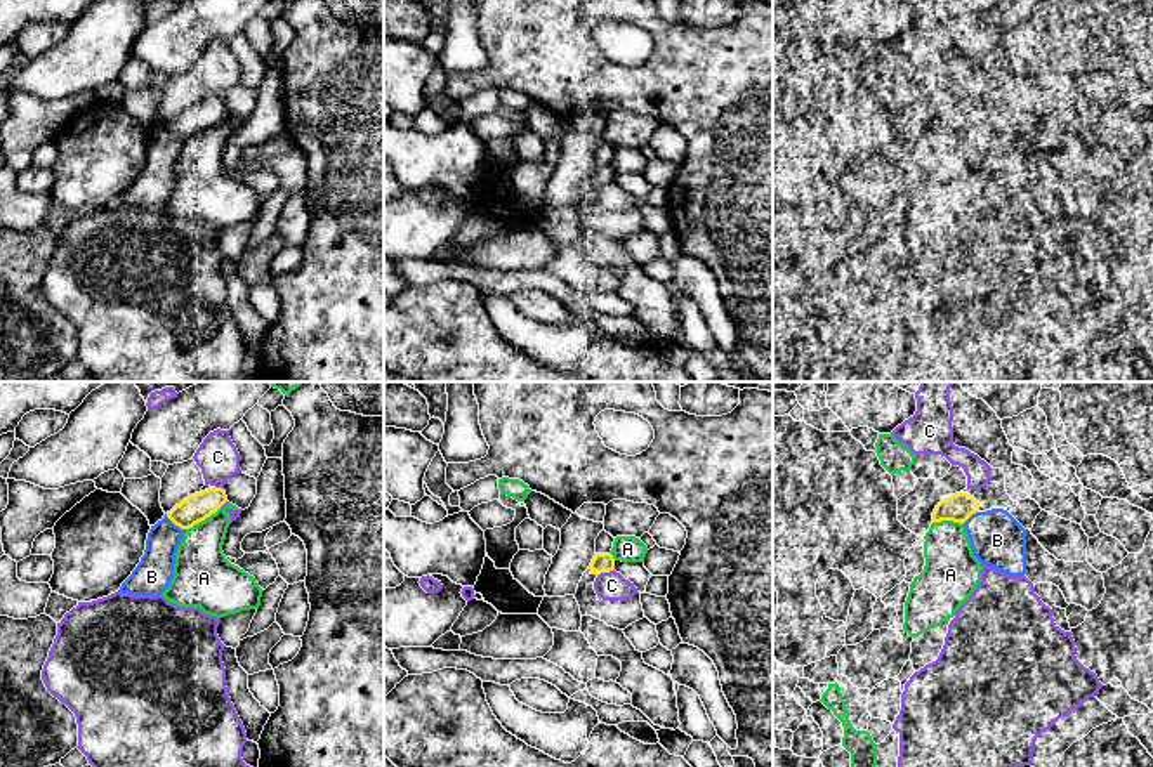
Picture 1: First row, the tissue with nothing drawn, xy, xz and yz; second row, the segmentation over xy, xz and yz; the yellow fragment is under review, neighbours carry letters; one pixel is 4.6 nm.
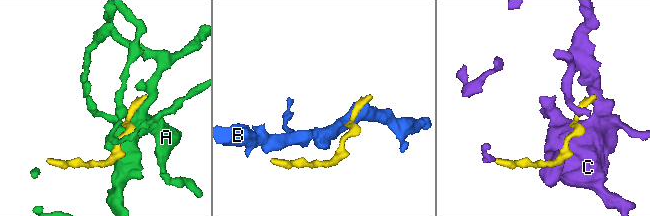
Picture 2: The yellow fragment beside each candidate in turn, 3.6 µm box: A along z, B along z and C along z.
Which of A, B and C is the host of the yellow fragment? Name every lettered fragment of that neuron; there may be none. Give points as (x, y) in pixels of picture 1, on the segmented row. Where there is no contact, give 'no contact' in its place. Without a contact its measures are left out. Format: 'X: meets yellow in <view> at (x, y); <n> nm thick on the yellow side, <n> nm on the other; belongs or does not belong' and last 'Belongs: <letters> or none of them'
A: meets yellow in xy at (202, 519); 130 nm thick on the yellow side, 260 nm on the other; does not belong
B: meets yellow in xy at (176, 524); 130 nm thick on the yellow side, 170 nm on the other; does not belong
C: meets yellow in xz at (606, 571); 100 nm thick on the yellow side, 130 nm on the other; does not belong
Belongs: none of them

